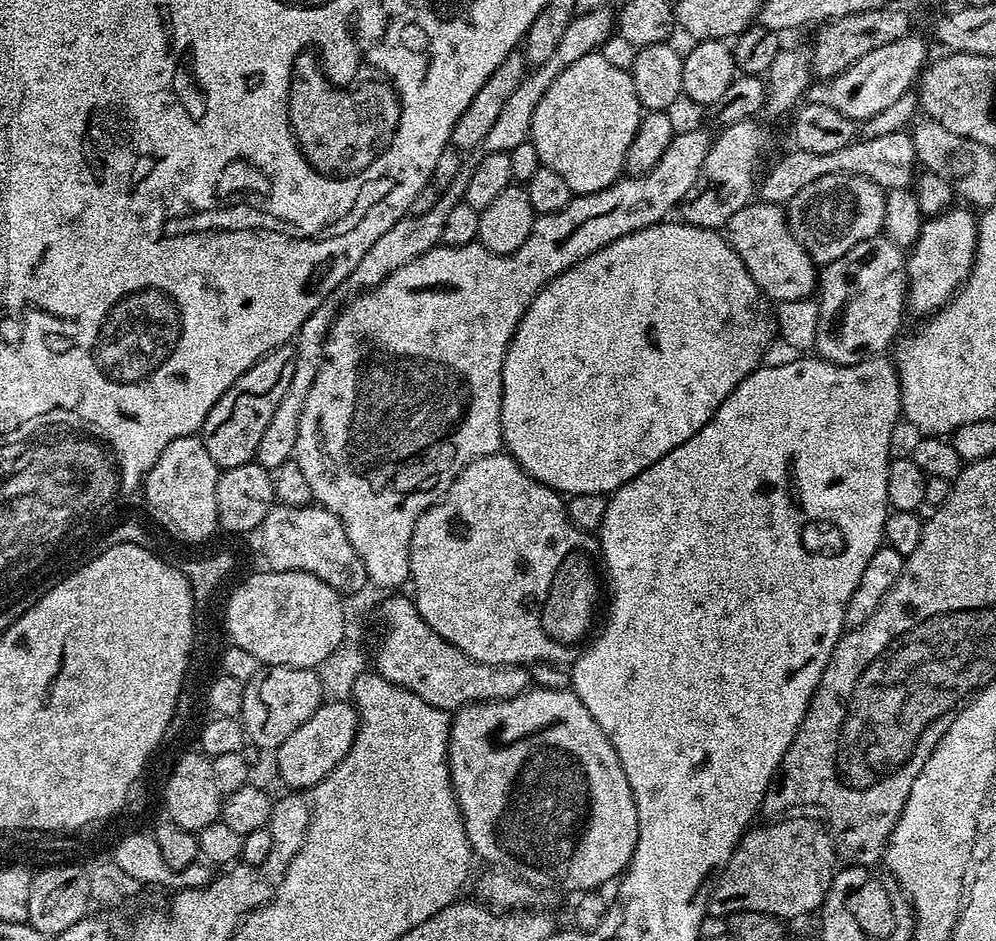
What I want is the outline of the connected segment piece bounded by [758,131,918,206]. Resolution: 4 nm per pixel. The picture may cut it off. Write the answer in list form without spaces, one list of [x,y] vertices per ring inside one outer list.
[[[907,131],[881,136],[857,138],[850,146],[842,150],[833,150],[830,154],[806,154],[806,150],[796,148],[791,150],[759,181],[758,196],[763,203],[787,205],[789,200],[798,194],[810,182],[818,182],[826,174],[854,174],[865,176],[882,189],[906,188],[911,189],[914,177],[918,172],[918,161],[914,142]]]

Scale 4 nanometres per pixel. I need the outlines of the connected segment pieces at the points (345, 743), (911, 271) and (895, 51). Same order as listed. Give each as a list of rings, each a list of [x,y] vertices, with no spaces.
[[[347,699],[330,700],[321,703],[320,708],[314,710],[312,717],[302,726],[298,726],[298,730],[294,730],[294,734],[290,734],[290,738],[286,738],[280,748],[275,749],[276,768],[280,771],[281,778],[292,787],[289,789],[315,788],[318,782],[322,782],[322,778],[330,774],[330,770],[334,770],[334,766],[338,766],[338,762],[342,762],[342,758],[346,758],[354,742],[360,725],[356,705]]]
[[[953,206],[939,216],[925,219],[916,243],[906,256],[909,279],[907,307],[911,311],[913,308],[923,314],[937,312],[956,295],[960,285],[972,273],[978,238],[977,225],[977,213],[968,206]]]
[[[909,34],[898,38],[898,42],[878,46],[878,50],[870,50],[870,54],[862,54],[862,58],[858,58],[858,62],[854,62],[842,74],[813,83],[810,88],[811,99],[838,110],[838,114],[846,114],[846,118],[853,122],[867,122],[874,118],[874,114],[882,114],[882,110],[894,106],[898,98],[913,91],[920,73],[926,67],[928,48],[924,45],[923,38],[916,35]]]

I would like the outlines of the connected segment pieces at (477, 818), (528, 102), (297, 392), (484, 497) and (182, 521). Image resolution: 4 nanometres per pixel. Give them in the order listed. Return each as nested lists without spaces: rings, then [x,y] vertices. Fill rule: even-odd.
[[[532,686],[509,700],[464,705],[452,716],[448,769],[472,851],[488,866],[510,872],[537,889],[561,888],[571,894],[603,889],[627,869],[638,842],[634,794],[610,738],[575,692]]]
[[[611,7],[599,8],[593,12],[577,14],[566,26],[562,33],[562,39],[558,41],[558,50],[554,50],[552,57],[545,64],[533,67],[524,77],[524,81],[506,98],[506,103],[502,105],[502,111],[498,113],[494,126],[490,126],[490,134],[486,134],[482,148],[484,152],[507,152],[514,150],[514,146],[522,146],[522,142],[530,139],[532,134],[532,123],[534,122],[534,110],[538,102],[542,102],[542,94],[570,66],[573,62],[578,62],[578,58],[586,58],[586,54],[599,52],[600,47],[614,35],[614,12]]]
[[[329,298],[322,301],[318,310],[302,322],[294,337],[296,361],[294,374],[290,378],[290,386],[286,386],[286,394],[278,401],[278,410],[274,410],[274,418],[270,418],[270,426],[266,426],[266,434],[262,434],[262,442],[258,442],[254,460],[263,468],[277,470],[296,454],[298,442],[298,426],[302,422],[302,410],[306,410],[306,397],[310,394],[310,386],[314,386],[314,378],[318,378],[318,370],[324,361],[324,347],[328,341],[328,331],[332,328],[338,315],[338,304],[335,299]]]
[[[498,451],[493,456],[483,456],[477,460],[472,460],[460,471],[458,478],[452,483],[443,499],[427,508],[414,526],[414,534],[410,542],[410,570],[412,571],[410,588],[413,588],[411,591],[414,593],[416,609],[420,612],[420,617],[439,636],[446,638],[449,644],[453,644],[455,648],[460,648],[470,658],[483,664],[533,666],[532,664],[541,660],[544,664],[571,665],[574,660],[573,649],[569,645],[559,644],[546,638],[546,634],[542,632],[542,622],[538,622],[538,614],[539,608],[545,602],[550,580],[555,576],[552,573],[552,568],[556,568],[556,564],[560,564],[560,556],[564,556],[564,552],[568,552],[568,548],[572,548],[572,544],[576,544],[576,540],[584,540],[584,532],[575,528],[570,522],[565,497],[561,493],[555,492],[553,488],[548,488],[542,482],[535,480],[513,456]]]
[[[199,435],[174,438],[166,450],[154,462],[149,472],[142,476],[144,482],[144,500],[148,503],[148,512],[161,524],[159,527],[177,542],[185,540],[188,544],[200,544],[218,532],[220,519],[218,518],[218,478],[222,469],[210,458],[206,446]]]

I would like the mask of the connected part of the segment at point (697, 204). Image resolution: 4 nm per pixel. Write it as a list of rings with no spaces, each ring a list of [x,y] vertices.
[[[743,120],[719,129],[720,137],[717,135],[712,141],[695,188],[679,205],[679,219],[683,223],[720,230],[728,225],[734,214],[738,214],[738,210],[742,210],[742,206],[753,203],[754,189],[758,184],[756,163],[760,160],[760,151],[768,144],[763,126],[756,123],[760,122]]]

